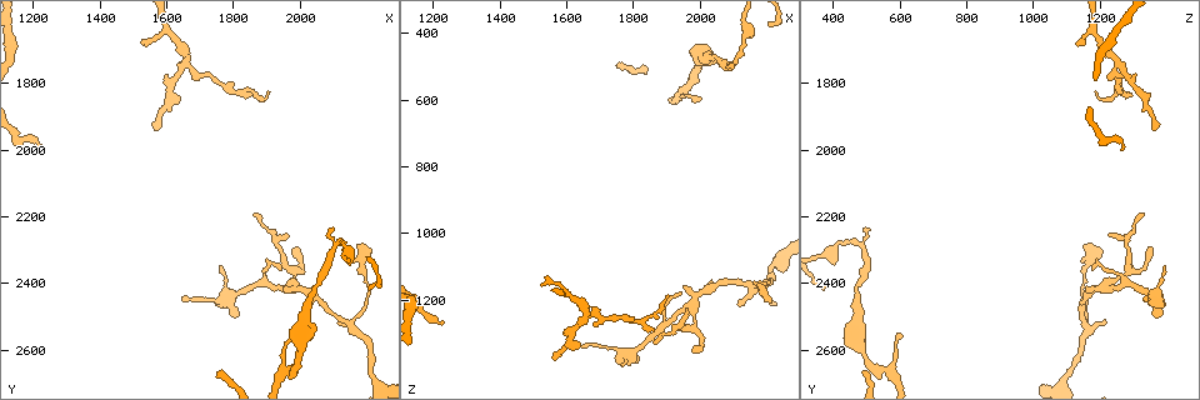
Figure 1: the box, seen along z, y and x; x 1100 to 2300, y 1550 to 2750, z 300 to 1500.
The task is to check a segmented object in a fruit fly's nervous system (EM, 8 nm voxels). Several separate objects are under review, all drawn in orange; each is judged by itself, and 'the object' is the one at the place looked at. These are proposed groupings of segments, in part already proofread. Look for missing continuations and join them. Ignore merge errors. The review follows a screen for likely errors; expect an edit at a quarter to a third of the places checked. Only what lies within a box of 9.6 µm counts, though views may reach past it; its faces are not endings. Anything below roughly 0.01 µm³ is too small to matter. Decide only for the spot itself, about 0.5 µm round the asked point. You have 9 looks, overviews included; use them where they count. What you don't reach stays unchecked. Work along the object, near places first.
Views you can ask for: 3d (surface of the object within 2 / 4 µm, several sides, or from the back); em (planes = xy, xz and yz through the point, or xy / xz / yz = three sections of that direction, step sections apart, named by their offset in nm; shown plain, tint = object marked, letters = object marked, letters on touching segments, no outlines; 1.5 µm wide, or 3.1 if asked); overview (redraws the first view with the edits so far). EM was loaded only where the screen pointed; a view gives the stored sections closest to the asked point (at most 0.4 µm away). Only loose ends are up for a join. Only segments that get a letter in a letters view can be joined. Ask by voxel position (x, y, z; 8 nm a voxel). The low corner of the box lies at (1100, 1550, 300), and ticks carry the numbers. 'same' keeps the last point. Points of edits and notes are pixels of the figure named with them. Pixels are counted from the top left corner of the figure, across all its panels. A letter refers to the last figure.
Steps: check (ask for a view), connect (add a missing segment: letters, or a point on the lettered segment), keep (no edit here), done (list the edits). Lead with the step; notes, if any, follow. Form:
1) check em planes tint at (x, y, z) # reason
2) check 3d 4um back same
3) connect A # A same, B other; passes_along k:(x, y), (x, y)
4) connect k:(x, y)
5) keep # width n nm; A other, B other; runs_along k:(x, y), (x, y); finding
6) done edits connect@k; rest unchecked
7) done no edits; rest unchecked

check 3d 2um at (2110, 2510, 1220) # tapers out

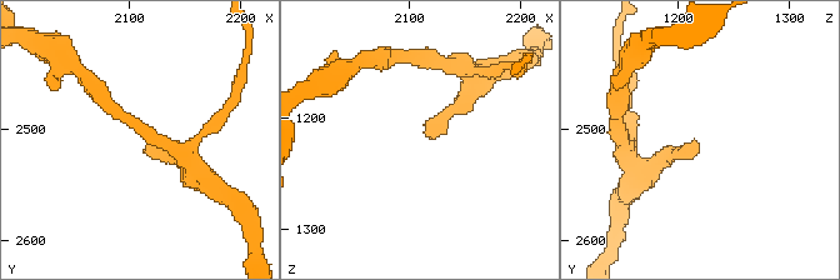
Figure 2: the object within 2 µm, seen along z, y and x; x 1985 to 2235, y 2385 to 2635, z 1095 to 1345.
check em xz step 4 letters at (2118, 2512, 1212) # now the EM

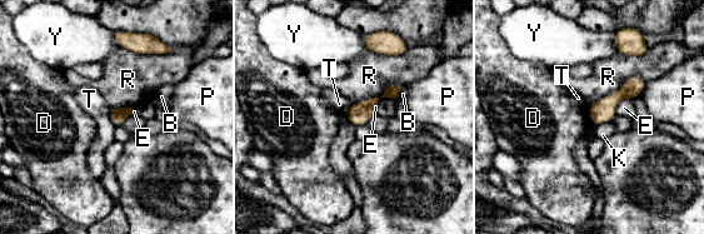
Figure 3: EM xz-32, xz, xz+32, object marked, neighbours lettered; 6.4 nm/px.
keep # width 100 nm; B other, D other, E other, K other, P other, R other, T other, Y other; border 3:(349, 105), (348, 119), (355, 127); no lettered segment goes on from it

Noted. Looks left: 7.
check em yz step 8 letters at (1940, 2360, 1180) # thin end

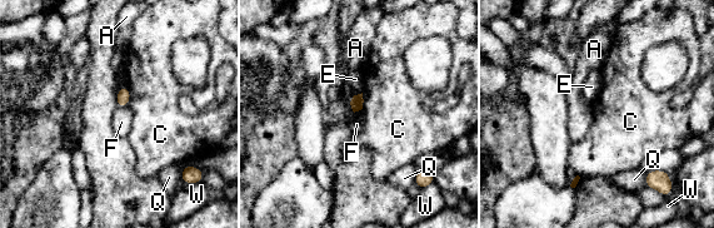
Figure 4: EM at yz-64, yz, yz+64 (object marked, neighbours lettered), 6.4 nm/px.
check em planes letters same

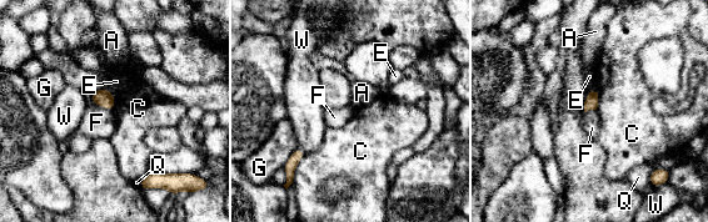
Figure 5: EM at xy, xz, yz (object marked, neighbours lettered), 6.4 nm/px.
keep # longest_contact C 170 nm; A other, C other, E other, F other, G other, Q other, W other; border 5:(93, 101), (114, 111); none of them fits

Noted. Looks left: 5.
check em planes letters at (1870, 2190, 1330) # free end

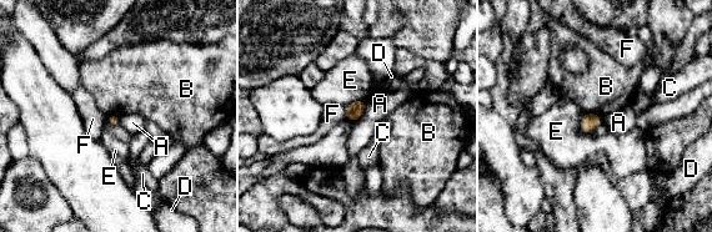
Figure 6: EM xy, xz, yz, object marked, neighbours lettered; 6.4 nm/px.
keep # width 70 nm; A other, B other, C other, D other, E other, F other; border 6:(585, 112), (597, 112), (601, 116); none of them fits

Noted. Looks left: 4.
check em planes tint at (2090, 2240, 510) # free end

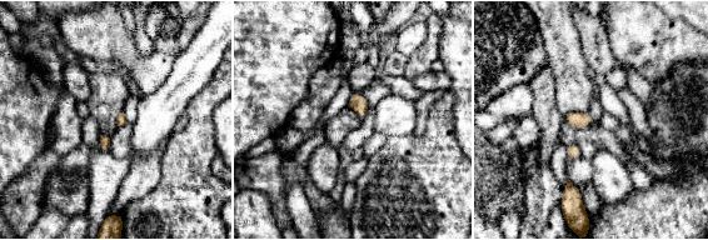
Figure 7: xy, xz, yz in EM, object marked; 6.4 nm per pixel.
check em planes letters same

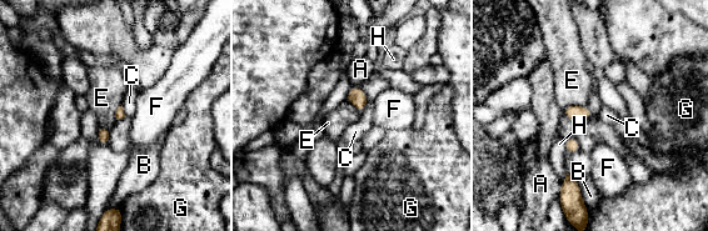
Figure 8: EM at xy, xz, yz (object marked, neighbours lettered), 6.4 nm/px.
keep # A other, B other, C other, E other, F other, G other, H other; border 8:(587, 105), (568, 105), (563, 109); no lettered segment goes on from it

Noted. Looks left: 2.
done no edits; rest unchecked

